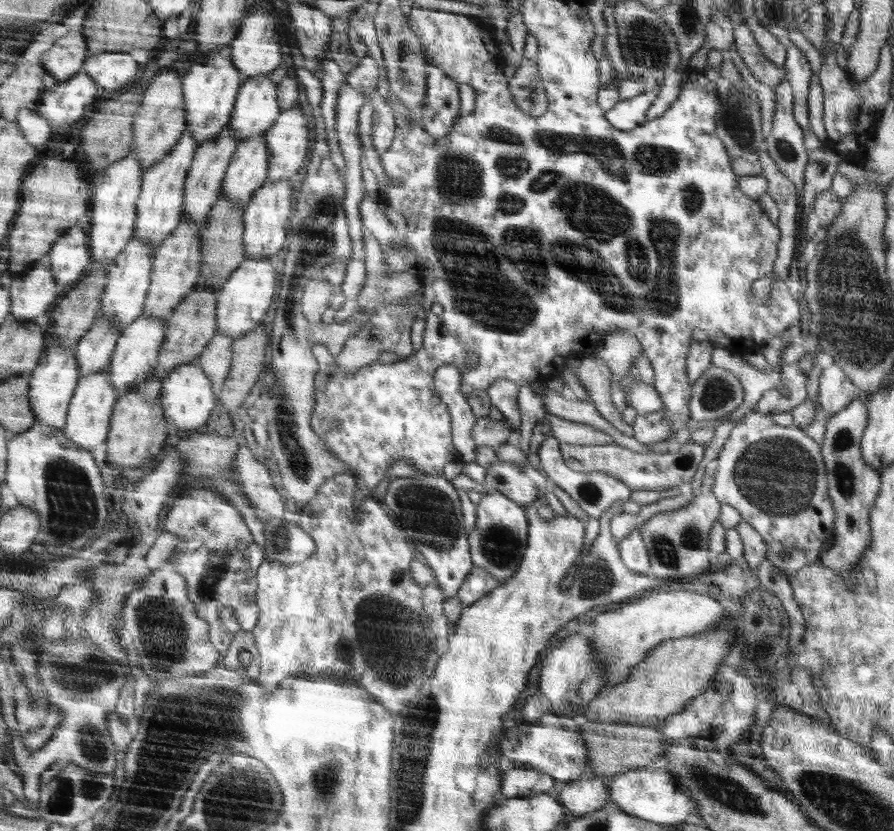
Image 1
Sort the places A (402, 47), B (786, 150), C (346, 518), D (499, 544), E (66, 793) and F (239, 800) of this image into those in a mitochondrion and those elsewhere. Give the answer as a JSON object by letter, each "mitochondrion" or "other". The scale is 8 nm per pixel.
{"A":"mitochondrion","B":"mitochondrion","C":"other","D":"mitochondrion","E":"mitochondrion","F":"mitochondrion"}

